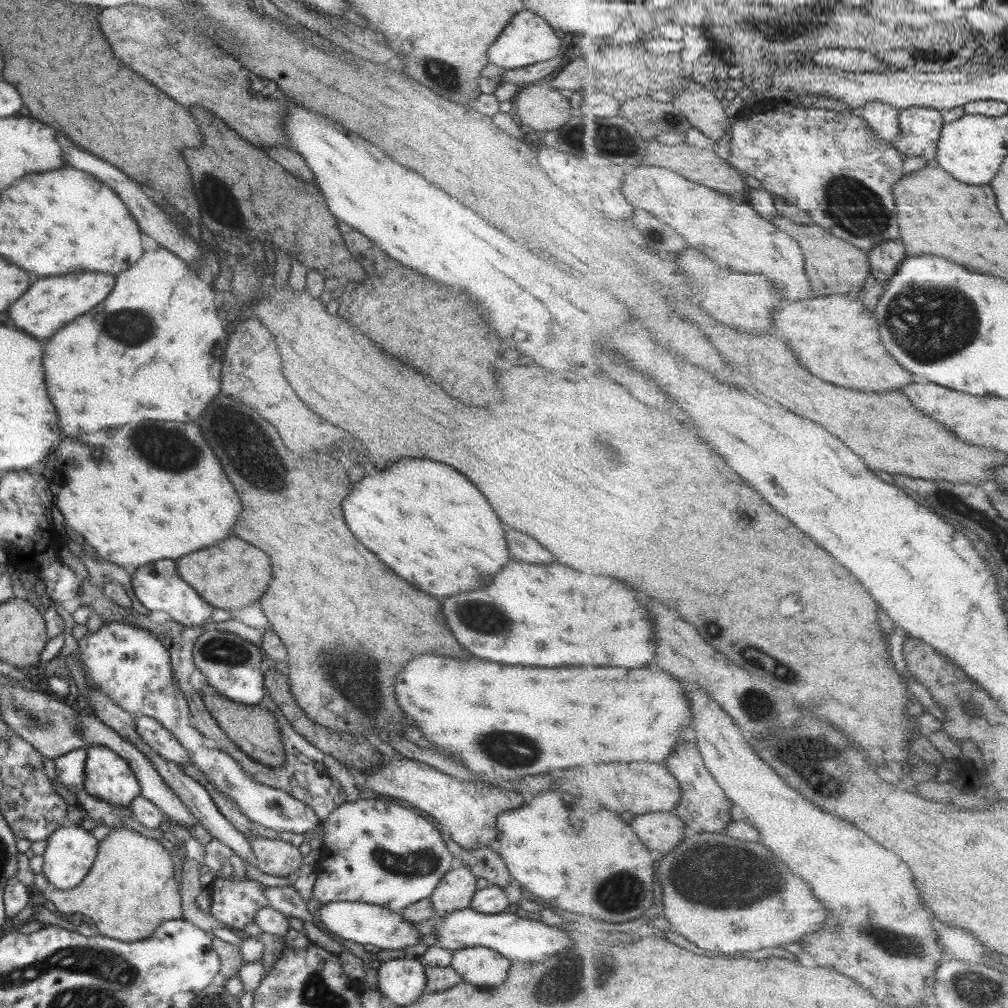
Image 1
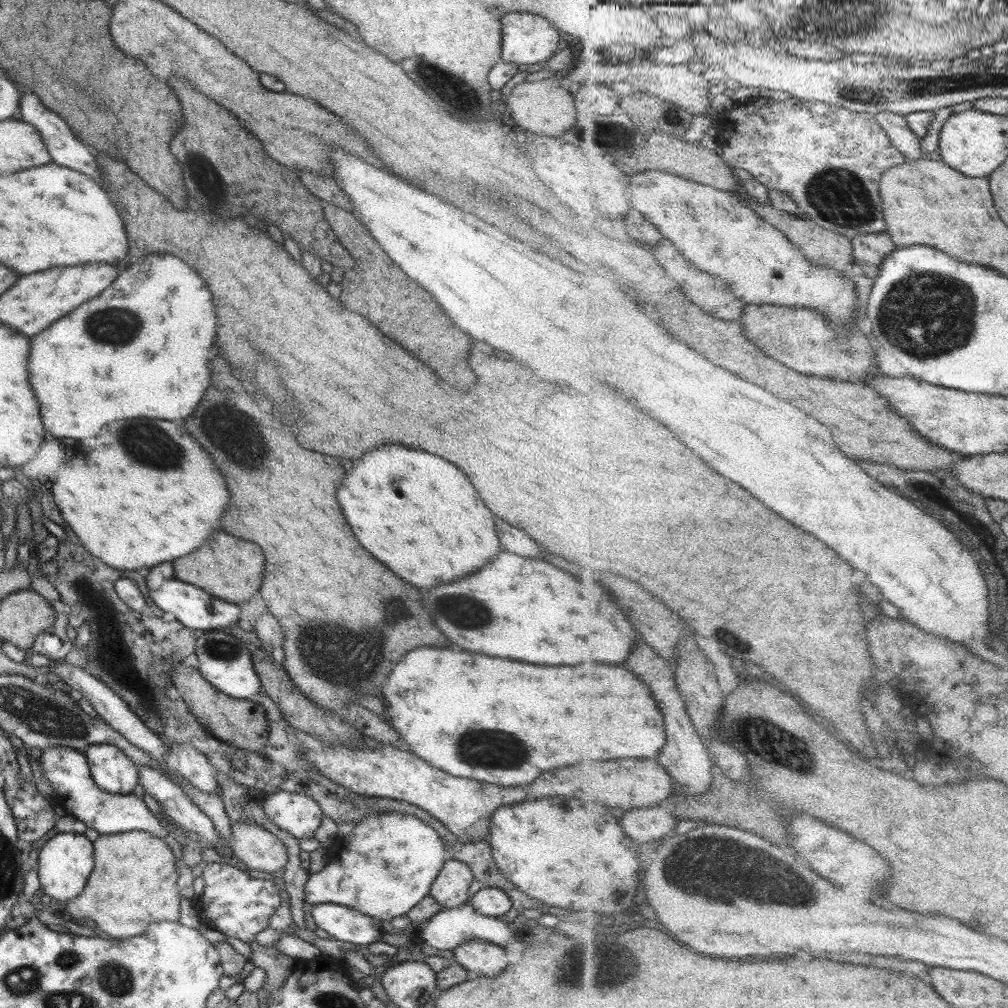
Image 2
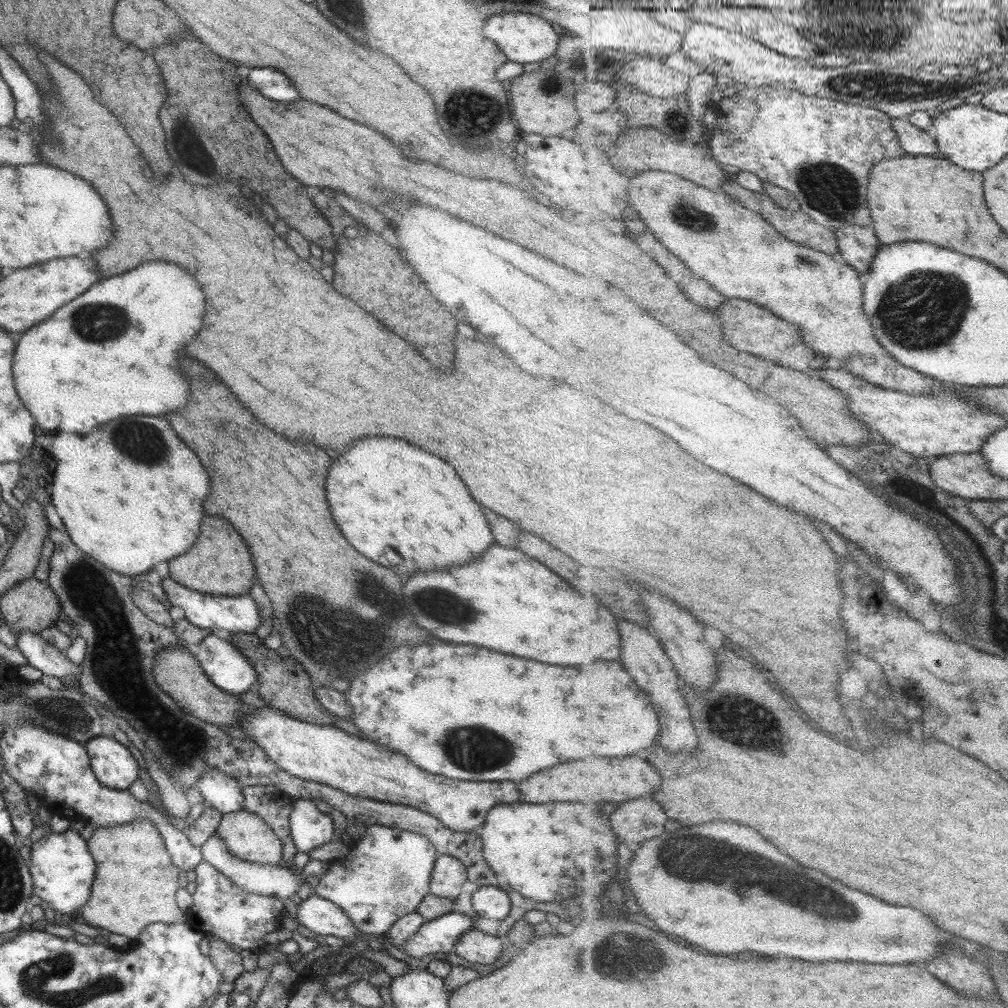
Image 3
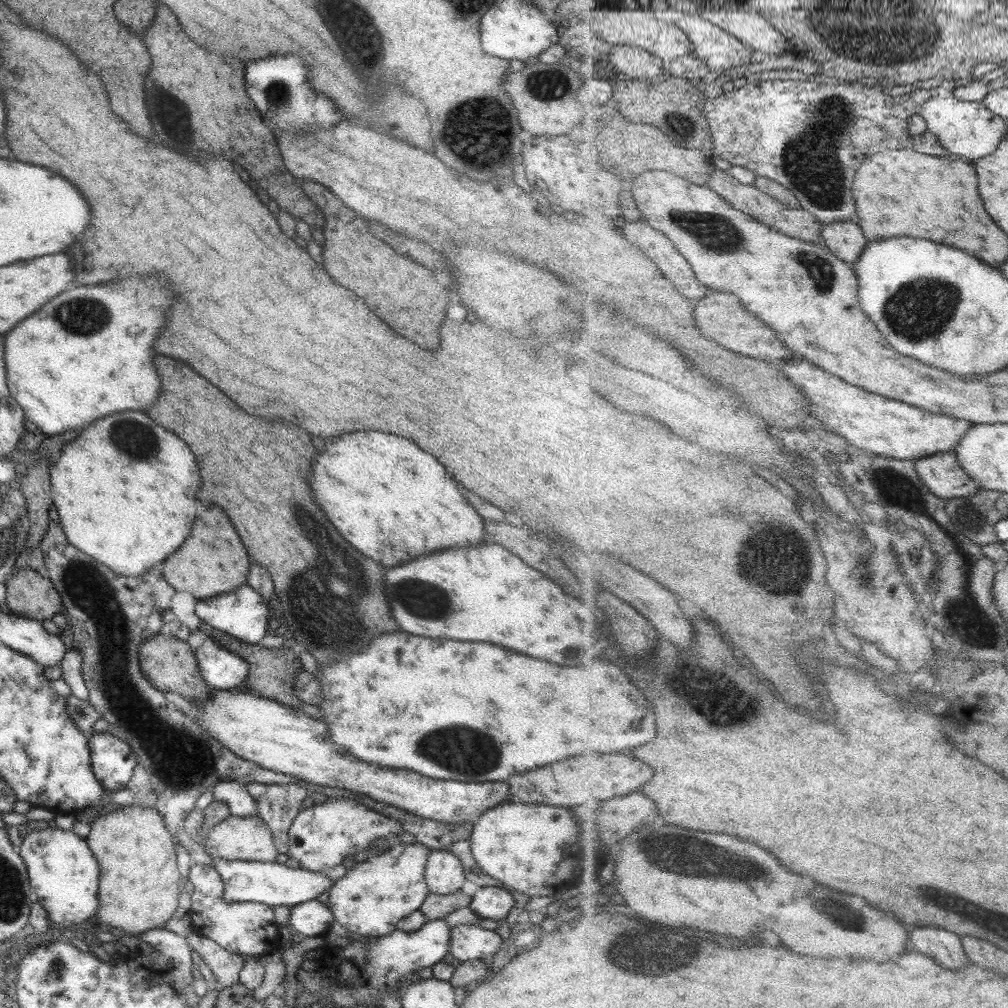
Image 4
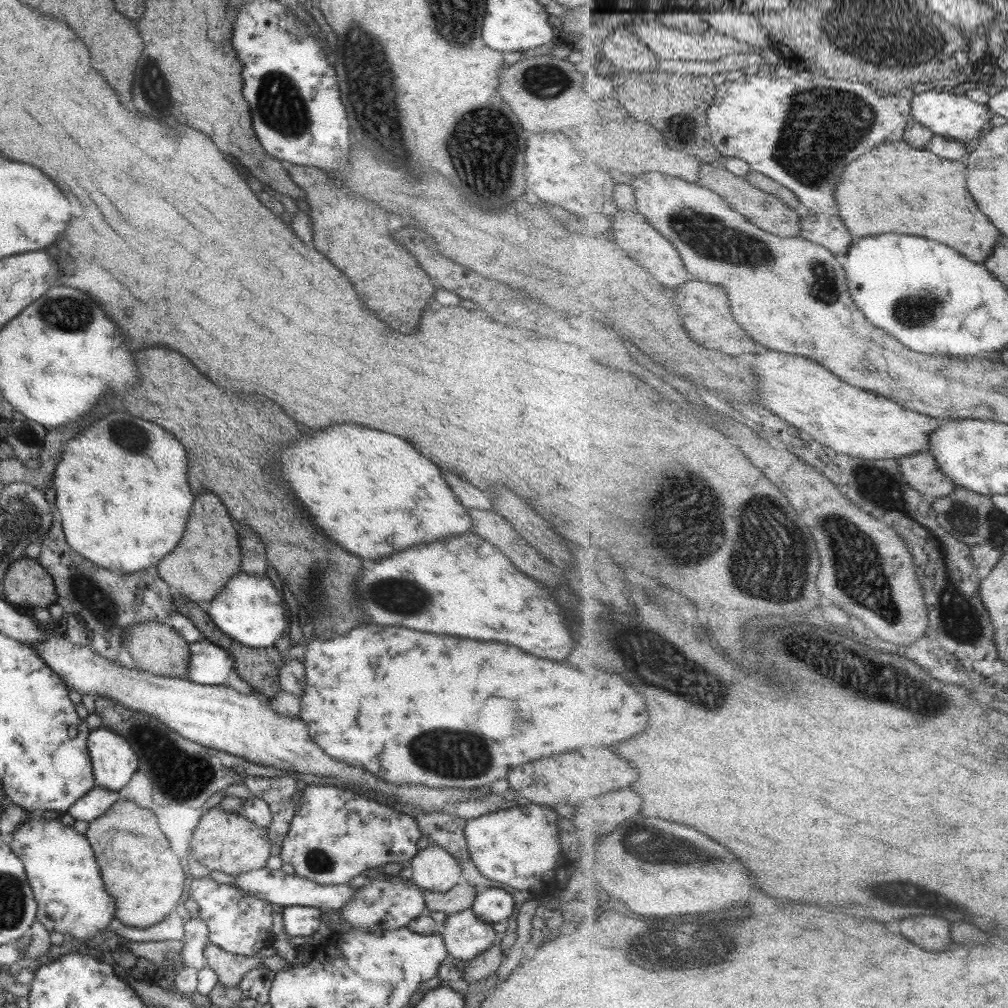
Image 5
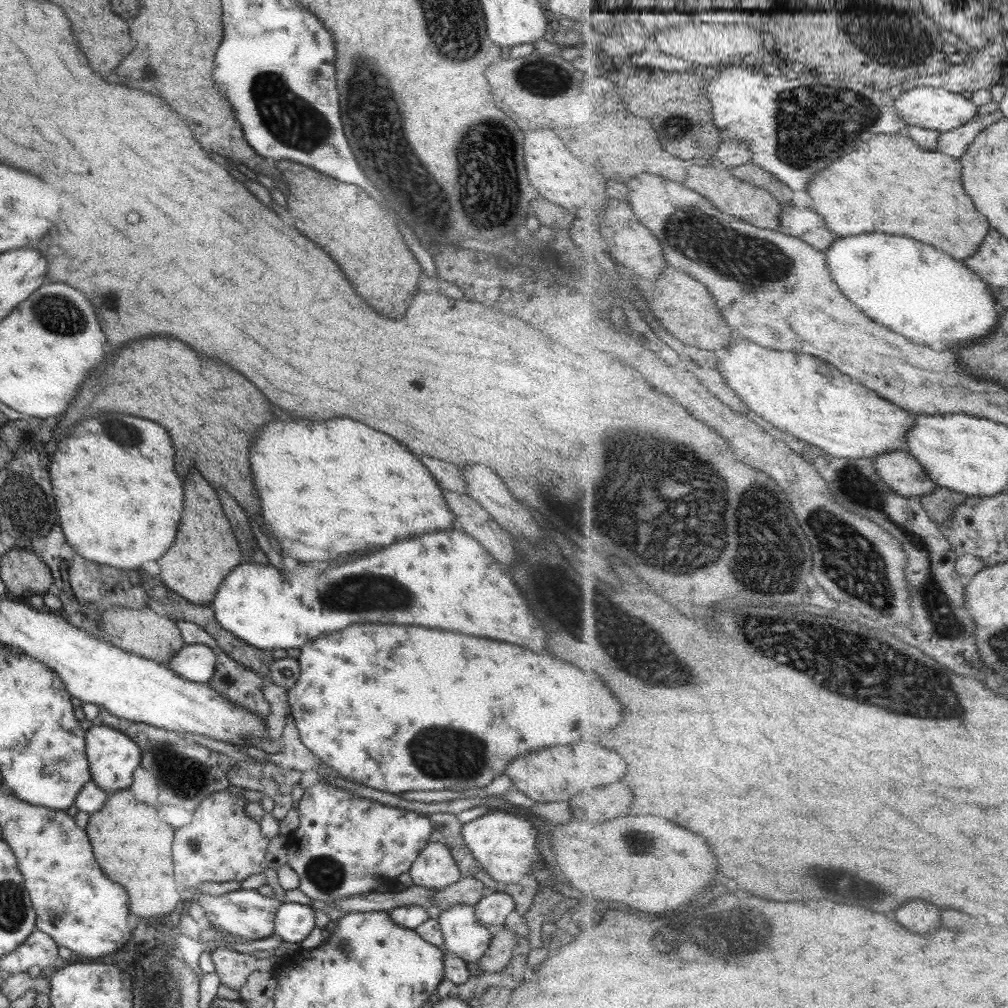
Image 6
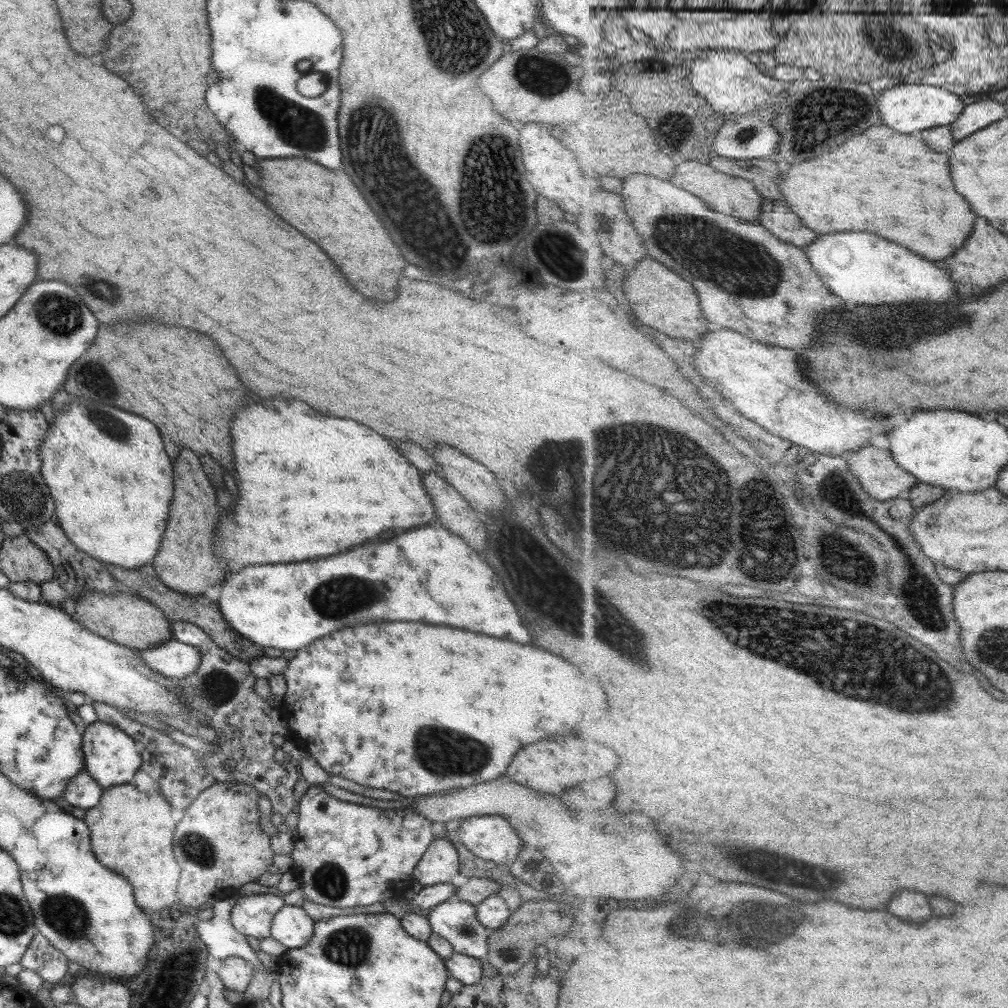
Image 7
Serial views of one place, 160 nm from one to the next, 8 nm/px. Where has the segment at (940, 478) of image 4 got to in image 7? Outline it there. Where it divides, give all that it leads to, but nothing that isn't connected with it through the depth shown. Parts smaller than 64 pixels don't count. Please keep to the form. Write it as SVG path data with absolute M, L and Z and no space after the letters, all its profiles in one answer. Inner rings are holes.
M869 445L861 450L846 453L848 463L863 488L877 500L890 501L901 492L910 491L920 481L914 474L907 472L895 459L889 449L876 448Z

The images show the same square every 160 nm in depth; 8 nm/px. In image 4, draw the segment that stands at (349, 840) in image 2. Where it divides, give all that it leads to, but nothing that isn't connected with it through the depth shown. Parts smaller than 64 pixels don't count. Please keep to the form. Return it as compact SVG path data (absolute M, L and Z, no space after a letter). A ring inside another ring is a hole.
M400 843L393 845L388 850L382 850L373 856L365 858L360 863L349 862L345 874L335 880L329 887L328 909L334 916L335 922L349 932L359 936L385 936L391 934L396 928L398 920L417 911L425 895L429 893L424 878L424 866L430 849L421 843Z

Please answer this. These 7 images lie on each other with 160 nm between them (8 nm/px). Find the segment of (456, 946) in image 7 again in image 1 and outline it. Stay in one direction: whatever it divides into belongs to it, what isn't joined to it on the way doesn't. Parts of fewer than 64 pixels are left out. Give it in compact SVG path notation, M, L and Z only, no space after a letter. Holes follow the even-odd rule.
M483 946L452 951L450 967L467 982L482 989L497 988L505 979L510 961Z

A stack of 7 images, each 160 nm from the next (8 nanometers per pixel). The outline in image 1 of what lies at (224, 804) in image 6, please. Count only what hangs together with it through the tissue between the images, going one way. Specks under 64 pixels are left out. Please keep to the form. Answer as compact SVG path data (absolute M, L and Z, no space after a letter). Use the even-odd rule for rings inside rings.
M246 838L255 855L256 868L271 876L292 876L302 865L301 854L294 845L280 838Z

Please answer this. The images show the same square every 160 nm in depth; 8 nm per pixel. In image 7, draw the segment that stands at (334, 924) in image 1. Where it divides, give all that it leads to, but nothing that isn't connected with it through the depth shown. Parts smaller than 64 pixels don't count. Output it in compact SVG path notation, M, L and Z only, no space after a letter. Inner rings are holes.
M284 904L273 915L270 936L289 949L303 946L313 934L314 921L301 907Z

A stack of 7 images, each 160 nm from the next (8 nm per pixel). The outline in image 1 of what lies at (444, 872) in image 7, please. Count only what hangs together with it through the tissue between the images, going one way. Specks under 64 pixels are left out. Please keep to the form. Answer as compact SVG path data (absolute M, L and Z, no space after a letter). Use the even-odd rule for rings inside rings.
M467 867L449 869L428 896L432 909L437 916L443 917L470 908L470 902L475 894L476 878Z

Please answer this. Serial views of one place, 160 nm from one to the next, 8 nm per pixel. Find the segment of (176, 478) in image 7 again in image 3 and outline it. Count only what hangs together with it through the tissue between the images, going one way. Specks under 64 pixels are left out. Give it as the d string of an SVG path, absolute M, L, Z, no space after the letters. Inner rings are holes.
M207 516L201 522L201 530L195 546L187 554L169 562L168 576L189 590L229 597L247 594L251 584L256 582L256 578L253 580L255 570L253 570L251 554L245 542L241 540L241 536L225 520L207 518Z

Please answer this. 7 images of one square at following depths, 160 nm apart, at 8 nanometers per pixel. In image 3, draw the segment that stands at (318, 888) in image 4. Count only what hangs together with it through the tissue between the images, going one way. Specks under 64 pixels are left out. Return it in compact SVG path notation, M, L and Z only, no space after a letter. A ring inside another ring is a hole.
M215 832L207 838L201 850L202 860L208 862L221 874L227 875L234 882L234 885L239 890L243 890L243 892L249 892L249 894L255 894L255 896L267 896L284 900L285 898L290 898L299 890L299 883L302 878L298 874L293 874L287 867L249 863L239 860L228 851L224 842Z

